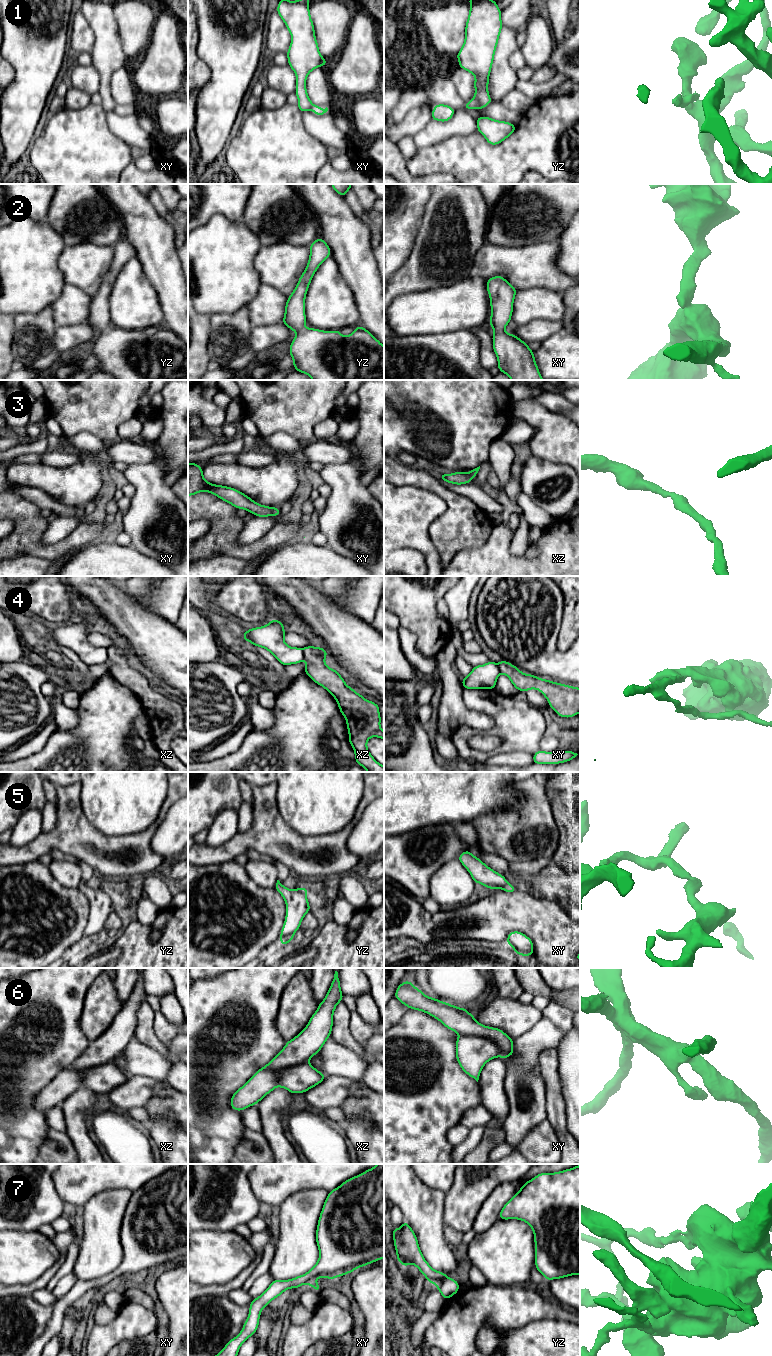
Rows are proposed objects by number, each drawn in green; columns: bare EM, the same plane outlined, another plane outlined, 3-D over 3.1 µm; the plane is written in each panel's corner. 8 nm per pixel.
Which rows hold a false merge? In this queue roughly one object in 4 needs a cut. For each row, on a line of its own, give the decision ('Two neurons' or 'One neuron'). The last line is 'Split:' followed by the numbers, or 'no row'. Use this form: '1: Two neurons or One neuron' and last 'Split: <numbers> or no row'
1: Two neurons
2: One neuron
3: One neuron
4: Two neurons
5: One neuron
6: One neuron
7: One neuron
Split: 1, 4

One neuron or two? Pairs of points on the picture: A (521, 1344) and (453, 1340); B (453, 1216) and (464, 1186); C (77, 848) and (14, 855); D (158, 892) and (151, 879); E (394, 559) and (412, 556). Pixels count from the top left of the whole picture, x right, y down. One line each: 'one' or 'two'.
A: two
B: one
C: one
D: one
E: one

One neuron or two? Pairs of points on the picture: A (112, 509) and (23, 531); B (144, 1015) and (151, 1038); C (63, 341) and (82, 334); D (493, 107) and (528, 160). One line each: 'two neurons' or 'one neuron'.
A: two neurons
B: one neuron
C: one neuron
D: two neurons

